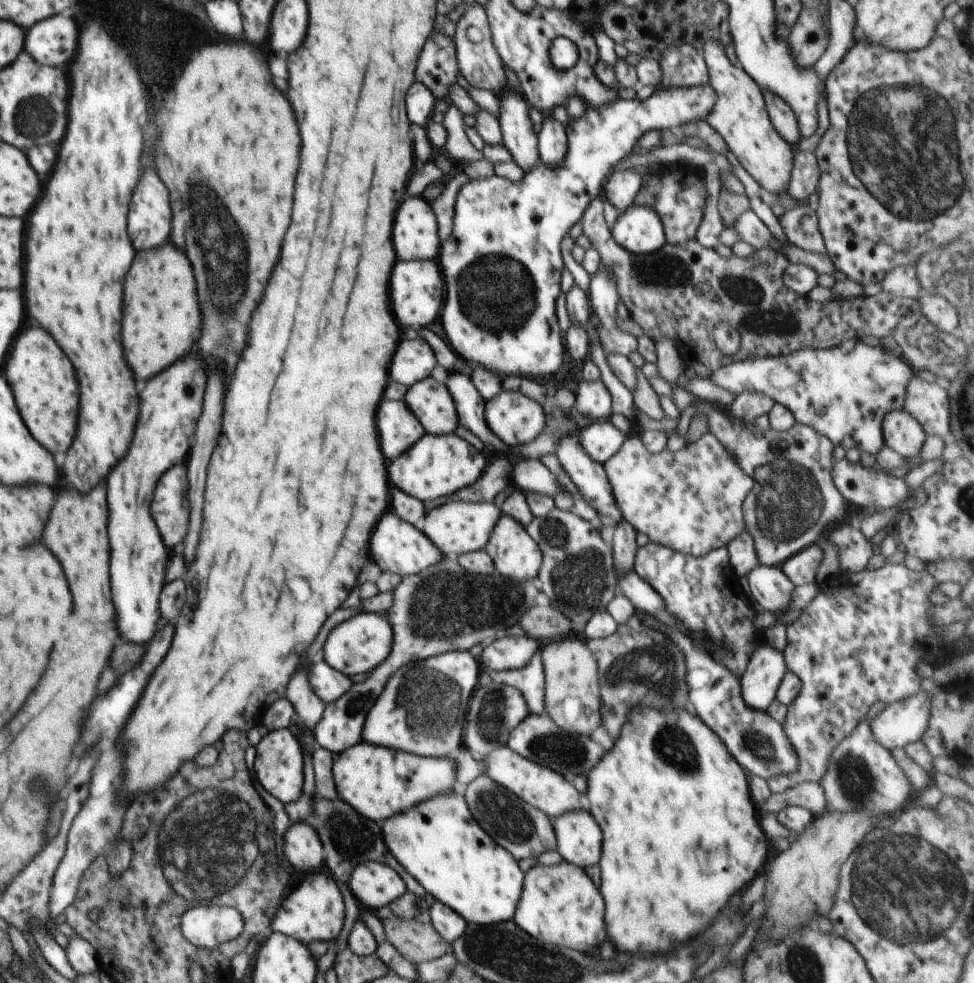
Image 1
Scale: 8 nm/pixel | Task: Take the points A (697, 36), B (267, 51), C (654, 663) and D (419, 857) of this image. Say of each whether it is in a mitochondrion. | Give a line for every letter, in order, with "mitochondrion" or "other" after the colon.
A: other
B: other
C: mitochondrion
D: other

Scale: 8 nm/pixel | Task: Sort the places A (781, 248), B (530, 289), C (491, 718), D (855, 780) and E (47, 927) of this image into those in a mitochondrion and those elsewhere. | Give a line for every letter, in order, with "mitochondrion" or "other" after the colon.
A: other
B: other
C: mitochondrion
D: mitochondrion
E: other

